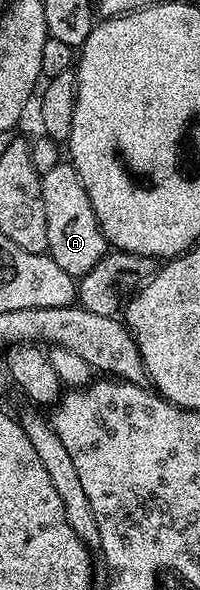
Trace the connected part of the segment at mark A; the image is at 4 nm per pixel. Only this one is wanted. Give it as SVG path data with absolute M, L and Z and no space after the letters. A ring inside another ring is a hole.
M60 160L57 168L41 175L41 196L45 200L45 224L49 232L47 253L57 264L57 268L65 268L72 276L82 276L108 253L107 237L101 232L97 216L93 212L93 204L77 176L75 167L70 161Z

